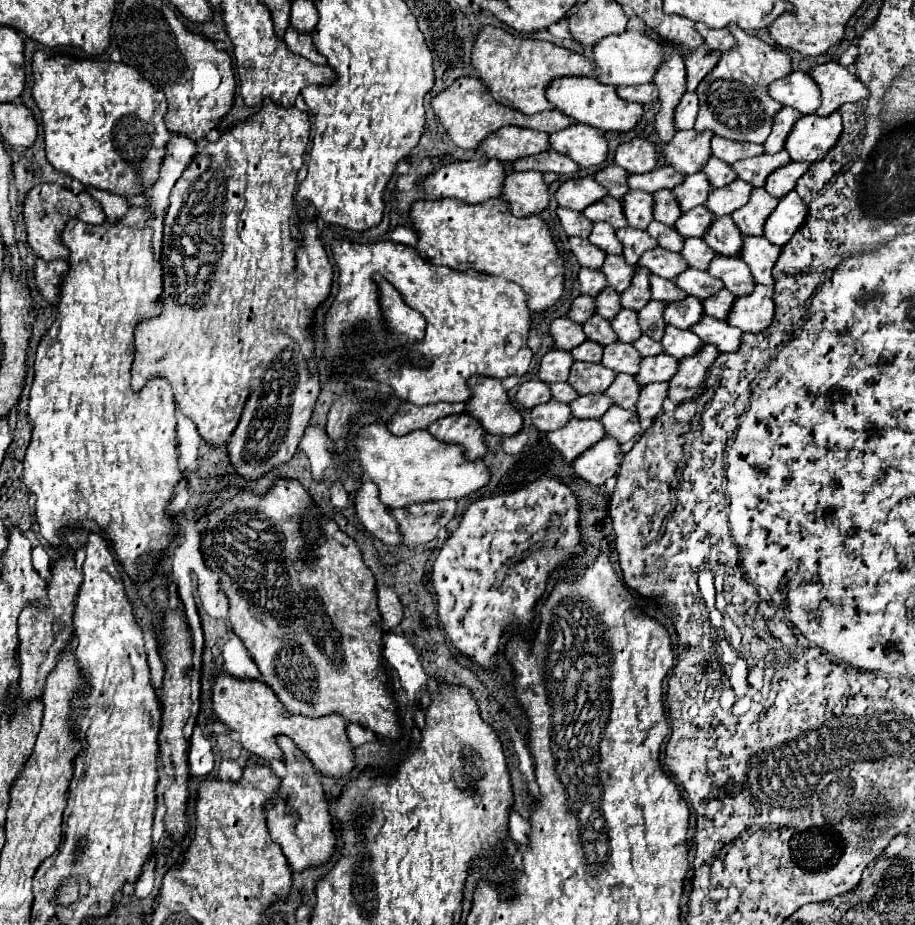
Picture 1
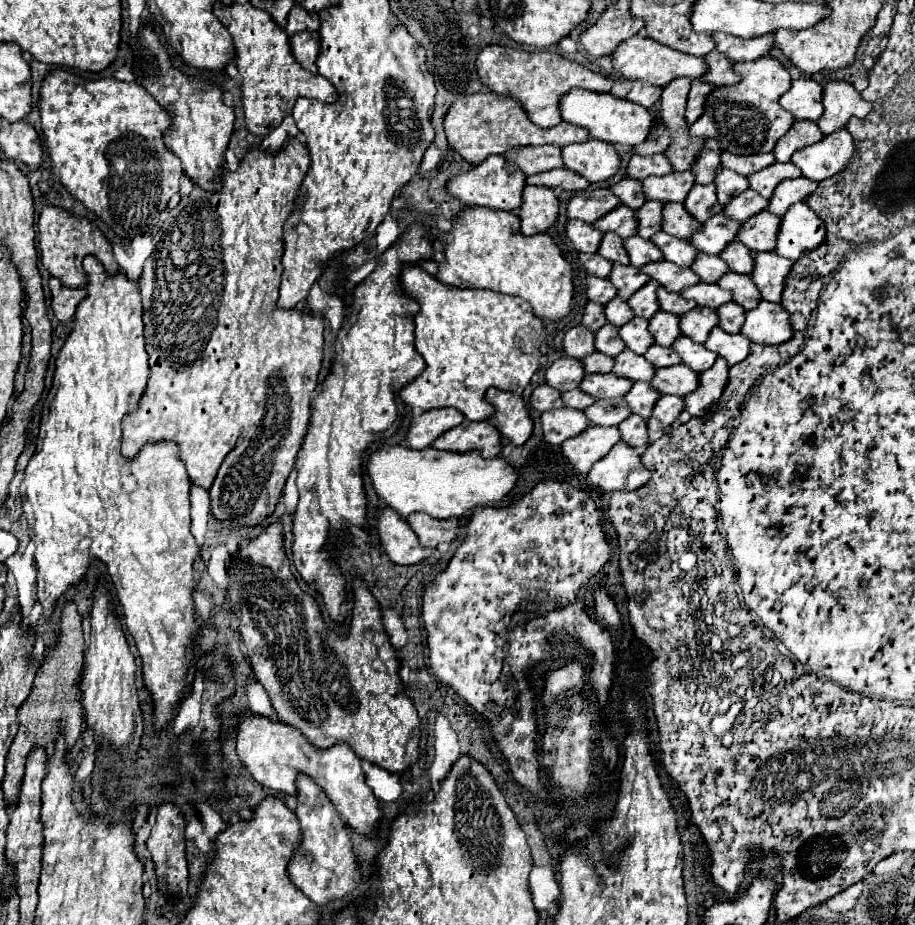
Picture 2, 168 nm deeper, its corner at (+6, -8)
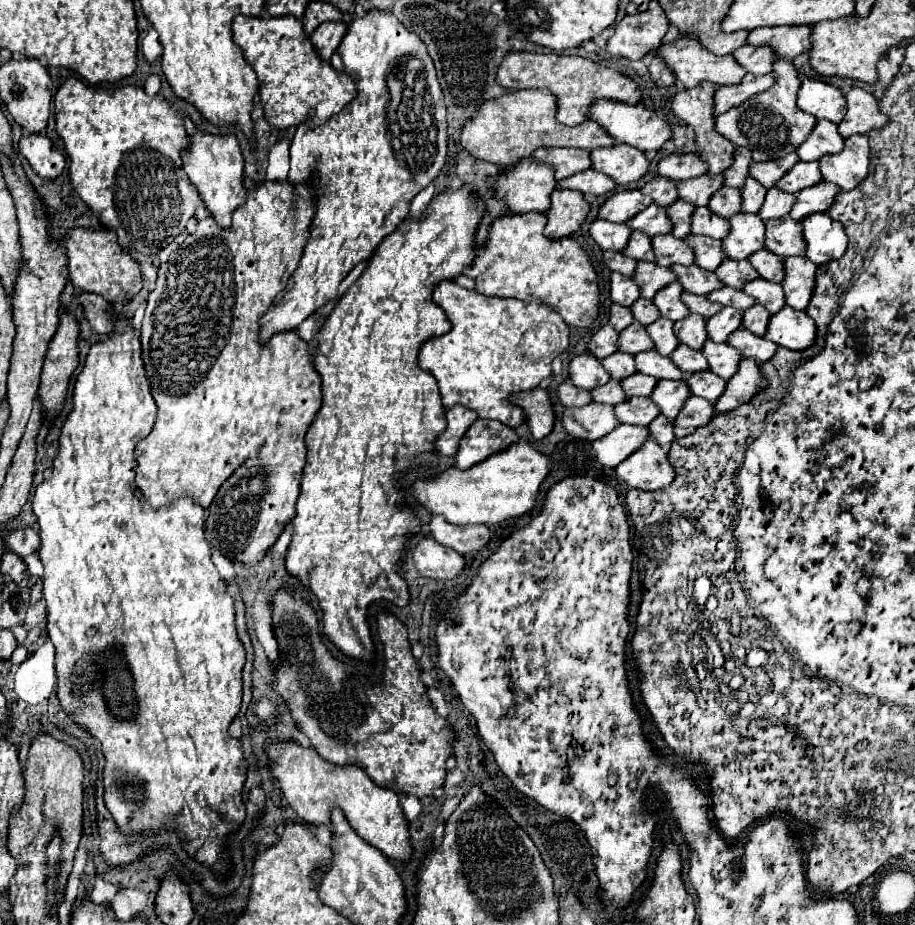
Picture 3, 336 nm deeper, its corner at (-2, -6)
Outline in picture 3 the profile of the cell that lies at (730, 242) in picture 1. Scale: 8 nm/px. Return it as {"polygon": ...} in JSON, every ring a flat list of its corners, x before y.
{"polygon":[[758,250,756,254,752,254,750,262,764,280,778,282,778,284,784,280,784,258,776,256,768,250]]}

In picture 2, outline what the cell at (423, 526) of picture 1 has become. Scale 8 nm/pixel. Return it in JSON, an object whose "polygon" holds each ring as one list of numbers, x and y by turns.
{"polygon":[[416,512,416,514,410,514,406,518,406,522,416,532,418,540,424,548,434,548,440,542,450,542,450,540,454,540,454,536,458,532,456,518,440,520,440,518,432,518,424,512]]}

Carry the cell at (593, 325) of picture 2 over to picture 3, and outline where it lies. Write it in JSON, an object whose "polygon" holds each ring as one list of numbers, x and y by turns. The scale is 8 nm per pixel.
{"polygon":[[612,304,612,308,610,308,610,324,612,324,618,332,622,332,624,328,628,328,632,322,634,322,632,312,630,312,626,306]]}

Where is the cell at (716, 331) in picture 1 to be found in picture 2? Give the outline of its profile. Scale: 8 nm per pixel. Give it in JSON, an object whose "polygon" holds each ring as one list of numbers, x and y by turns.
{"polygon":[[712,328,708,334,708,340,704,342,704,348,716,352,722,356,730,366,742,362,750,352,750,340,740,334,728,334,722,328]]}

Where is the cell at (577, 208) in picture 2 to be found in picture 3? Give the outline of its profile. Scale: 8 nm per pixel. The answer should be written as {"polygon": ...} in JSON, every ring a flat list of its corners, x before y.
{"polygon":[[626,190,626,192,616,192,612,194,600,208,598,216,610,222,628,222,634,218,638,212,648,208,654,200,640,190]]}

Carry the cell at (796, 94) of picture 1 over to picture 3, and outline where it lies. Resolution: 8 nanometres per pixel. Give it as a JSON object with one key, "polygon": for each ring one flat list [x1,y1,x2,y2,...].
{"polygon":[[806,78,798,92,798,106,800,110,816,116,818,120,830,120,834,124,842,122,846,114,846,98,844,94,826,82]]}

